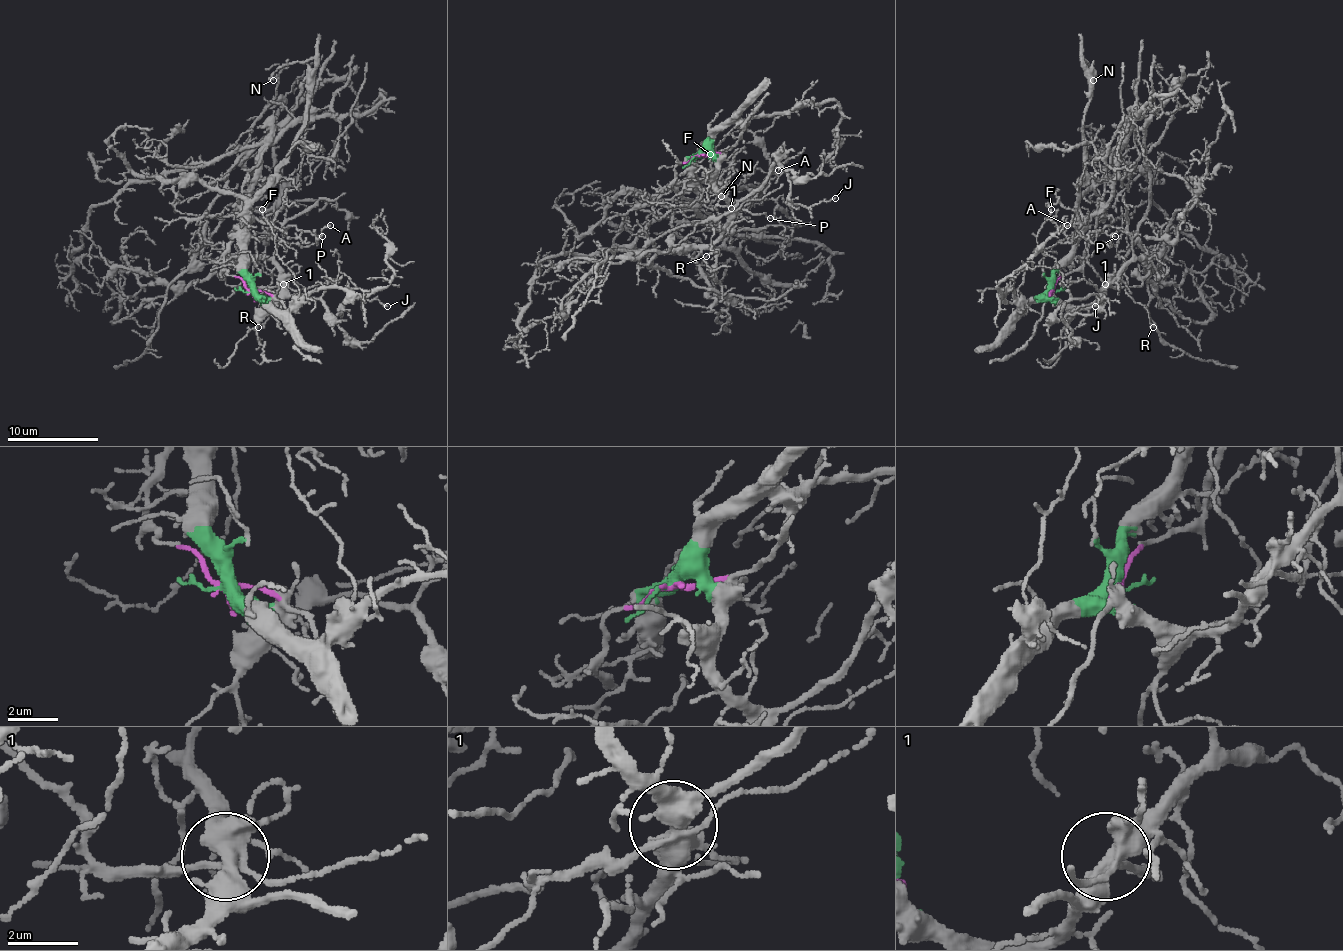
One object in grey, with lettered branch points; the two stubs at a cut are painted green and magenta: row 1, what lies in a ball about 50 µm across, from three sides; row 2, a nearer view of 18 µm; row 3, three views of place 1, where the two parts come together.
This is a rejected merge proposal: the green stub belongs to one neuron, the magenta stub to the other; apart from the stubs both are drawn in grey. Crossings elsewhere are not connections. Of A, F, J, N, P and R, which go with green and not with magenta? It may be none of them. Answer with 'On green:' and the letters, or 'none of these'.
On green: A, F, J, N, P, R

